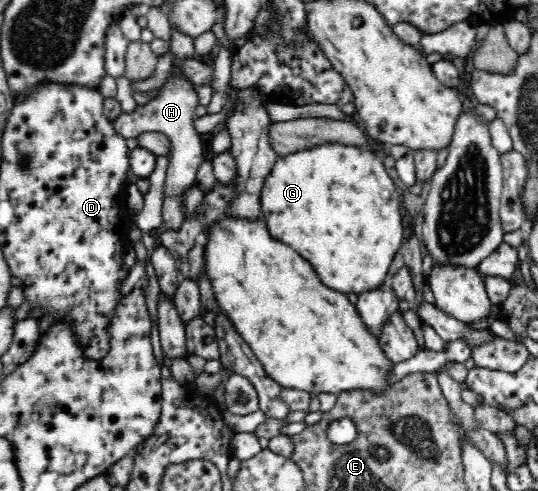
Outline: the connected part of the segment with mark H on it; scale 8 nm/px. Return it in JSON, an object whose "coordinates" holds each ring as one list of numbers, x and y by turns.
{"coordinates":[[176,65,160,94,144,106,138,106,133,113,124,113,112,121,114,130,125,138,136,139,140,133,158,132,168,136,171,151,165,177,162,216,168,231,178,231,186,221,183,210,183,191,195,183,196,172,208,154,207,143,194,129,195,110,199,105,196,87,182,78,181,67]]}

